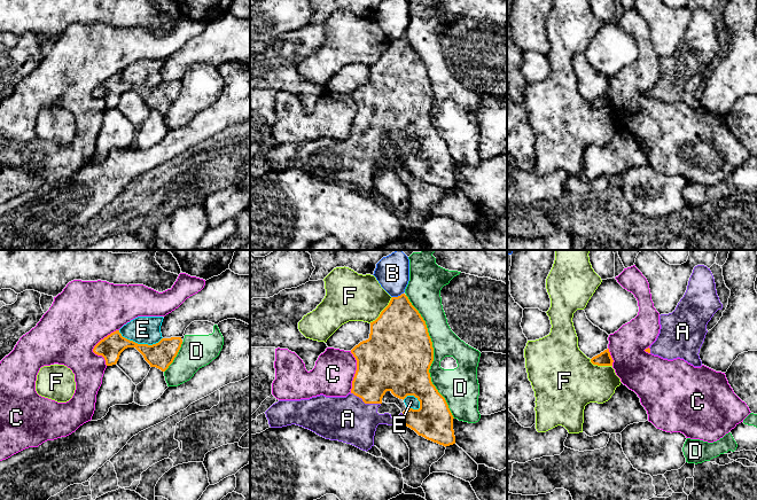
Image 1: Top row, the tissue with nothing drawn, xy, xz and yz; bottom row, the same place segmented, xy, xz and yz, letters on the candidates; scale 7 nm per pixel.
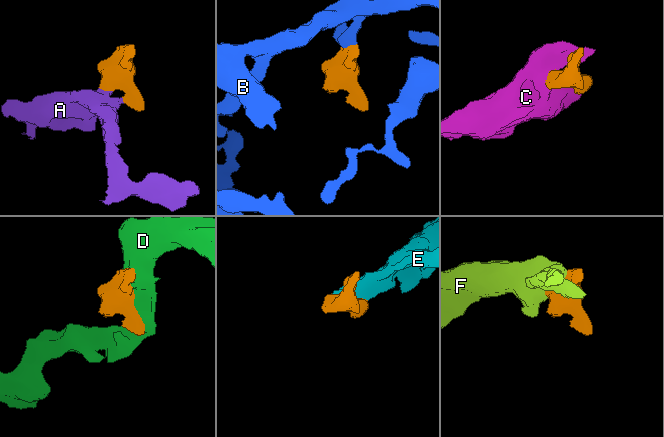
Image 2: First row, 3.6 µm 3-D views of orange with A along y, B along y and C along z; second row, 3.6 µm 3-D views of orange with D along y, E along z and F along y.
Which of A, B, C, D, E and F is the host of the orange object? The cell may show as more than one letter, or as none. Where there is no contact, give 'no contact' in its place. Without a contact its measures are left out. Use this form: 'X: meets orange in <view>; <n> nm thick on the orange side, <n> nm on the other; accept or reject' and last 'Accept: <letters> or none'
A: meets orange in xz; 320 nm thick on the orange side, 320 nm on the other; accept
B: meets orange in xz; 360 nm thick on the orange side, 240 nm on the other; reject
C: meets orange in xy; 160 nm thick on the orange side, 440 nm on the other; reject
D: meets orange in xz; 480 nm thick on the orange side, 220 nm on the other; reject
E: meets orange in xy; 180 nm thick on the orange side, 190 nm on the other; reject
F: meets orange in xz; 420 nm thick on the orange side, 340 nm on the other; reject
Accept: A

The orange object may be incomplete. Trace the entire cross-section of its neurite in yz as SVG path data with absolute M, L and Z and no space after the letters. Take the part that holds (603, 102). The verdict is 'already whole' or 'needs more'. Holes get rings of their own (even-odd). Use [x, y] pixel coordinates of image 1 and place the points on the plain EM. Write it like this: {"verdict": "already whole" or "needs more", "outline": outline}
{"verdict": "already whole", "outline": "M607 92L600 97L593 100L591 102L591 106L598 109L612 109L614 103L610 99L609 92Z"}

